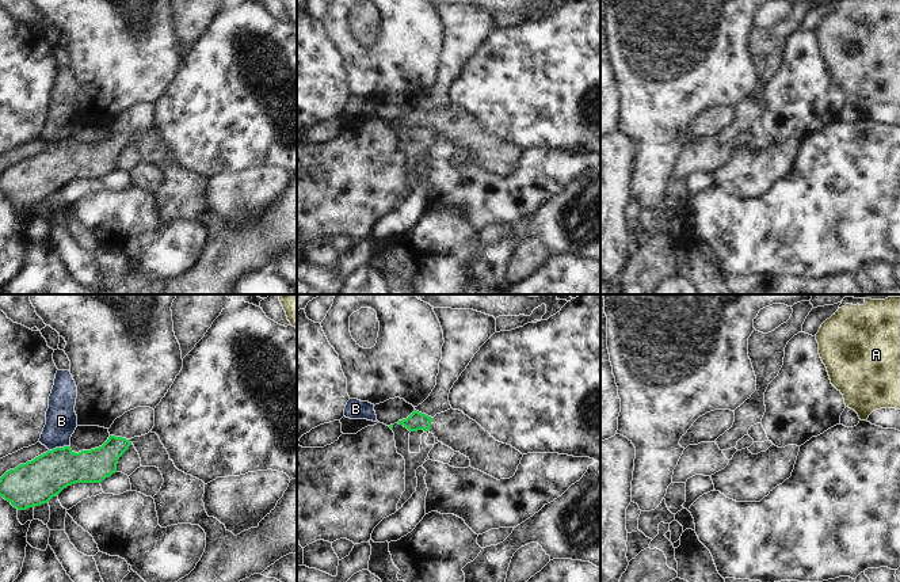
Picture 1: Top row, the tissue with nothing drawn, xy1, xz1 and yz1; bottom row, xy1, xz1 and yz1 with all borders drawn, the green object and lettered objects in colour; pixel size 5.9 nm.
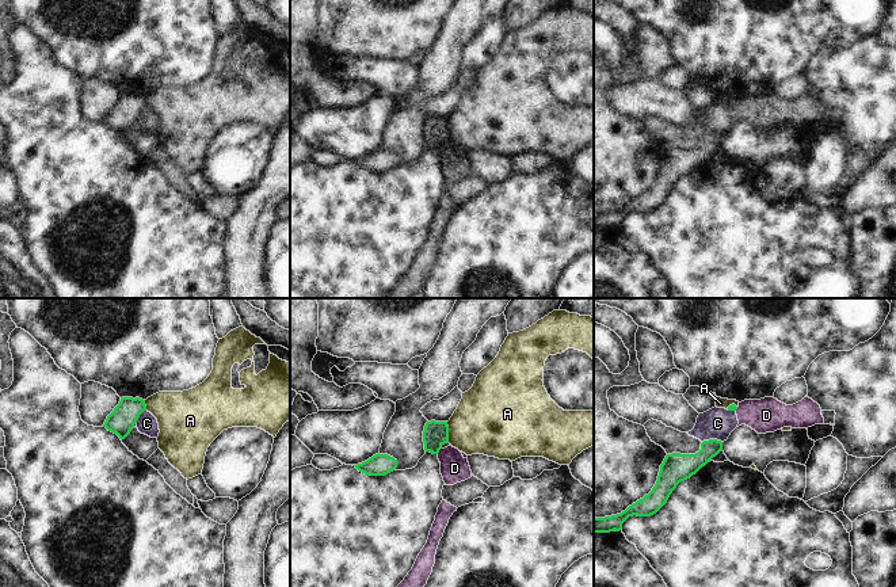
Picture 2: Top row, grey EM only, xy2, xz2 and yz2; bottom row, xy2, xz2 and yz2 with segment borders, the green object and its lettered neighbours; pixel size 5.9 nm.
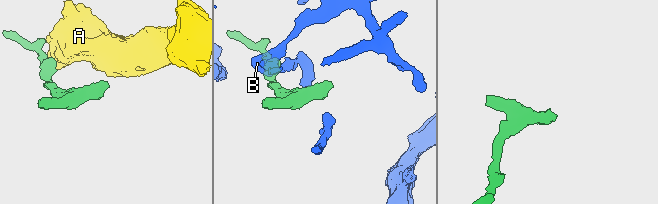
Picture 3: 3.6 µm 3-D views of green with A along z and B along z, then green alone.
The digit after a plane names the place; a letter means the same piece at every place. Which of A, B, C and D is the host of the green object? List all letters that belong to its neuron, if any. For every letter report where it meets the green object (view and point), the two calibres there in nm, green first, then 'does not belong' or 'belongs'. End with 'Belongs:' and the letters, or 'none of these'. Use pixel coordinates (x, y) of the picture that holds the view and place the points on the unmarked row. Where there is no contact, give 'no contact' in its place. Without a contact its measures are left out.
A: xz2 (448, 129) | 150/400 nm | does not belong
B: xy1 (58, 144) | 260/190 nm | does not belong
C: yz2 (712, 136) | 160/190 nm | does not belong
D: xz2 (439, 145) | 150/170 nm | does not belong
Belongs: none of these

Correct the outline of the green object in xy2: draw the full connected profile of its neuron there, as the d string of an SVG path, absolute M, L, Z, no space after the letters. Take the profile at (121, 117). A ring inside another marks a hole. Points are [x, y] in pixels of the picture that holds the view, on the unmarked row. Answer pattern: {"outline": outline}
{"outline": "M122 94L119 100L107 113L103 123L125 136L144 107L146 107L145 96L140 94Z"}

